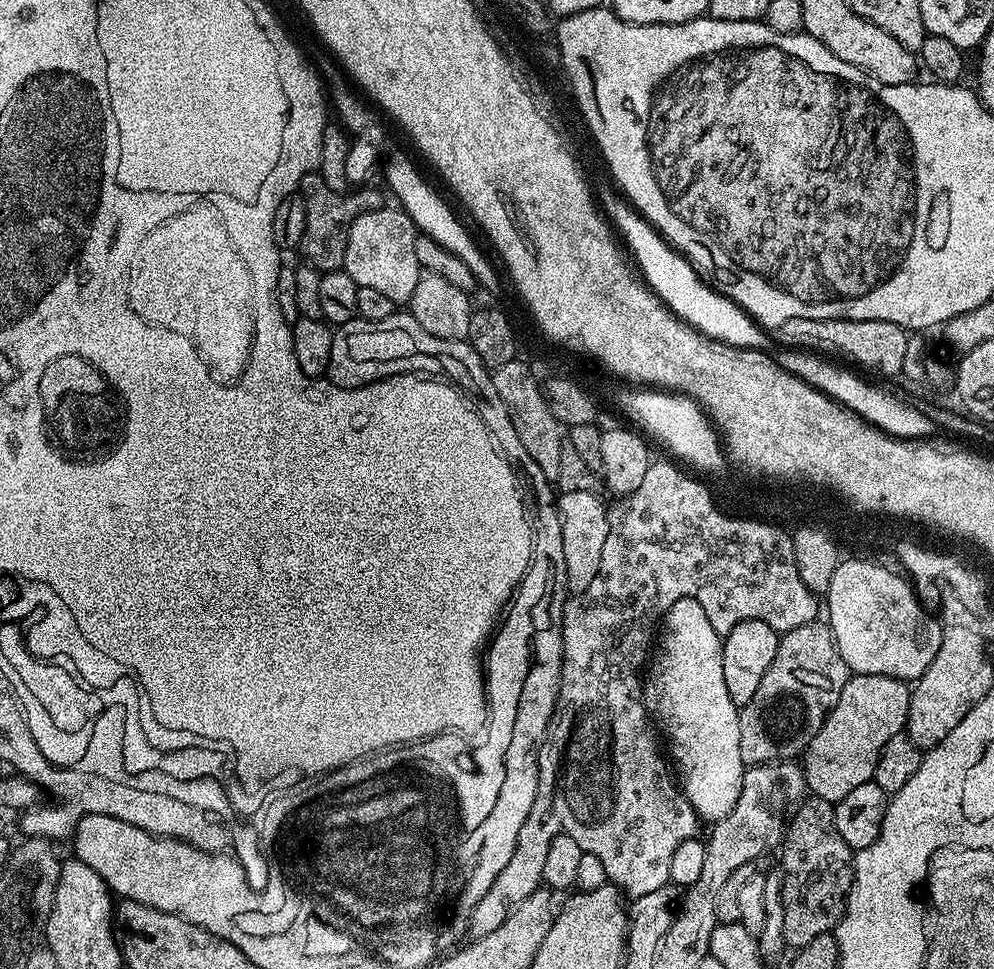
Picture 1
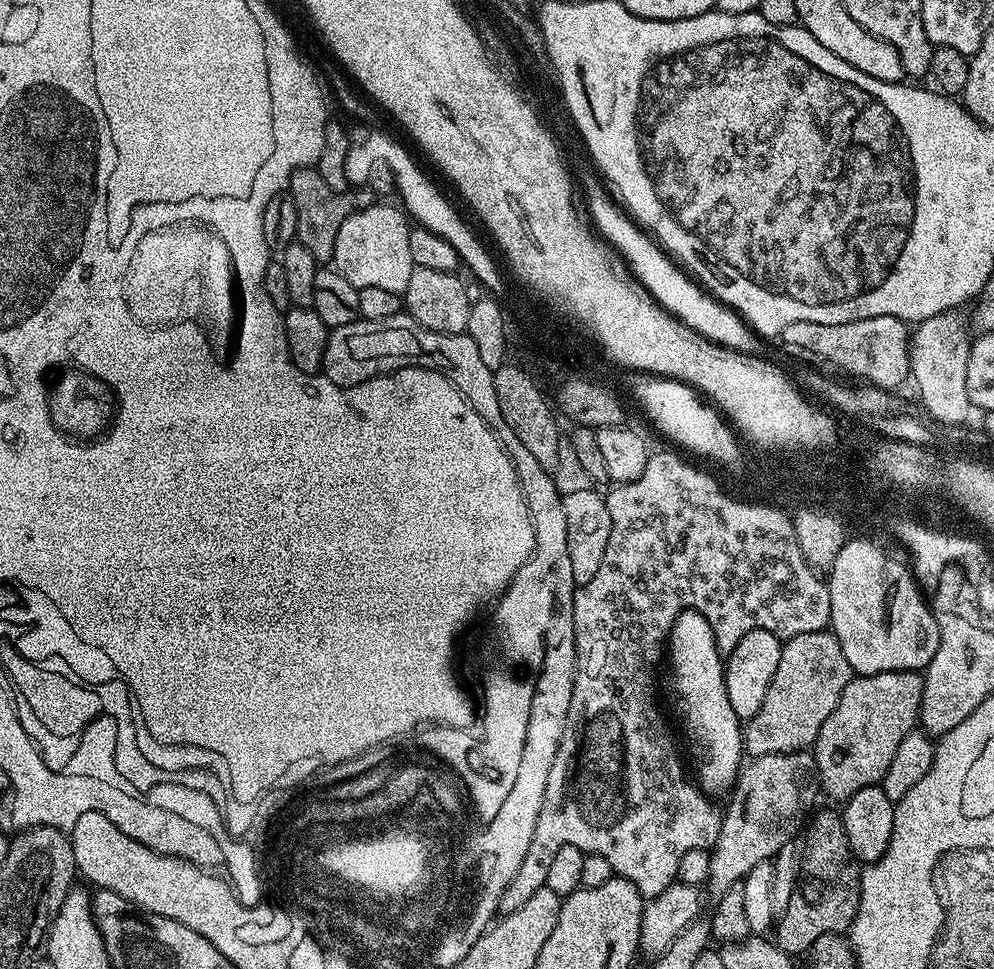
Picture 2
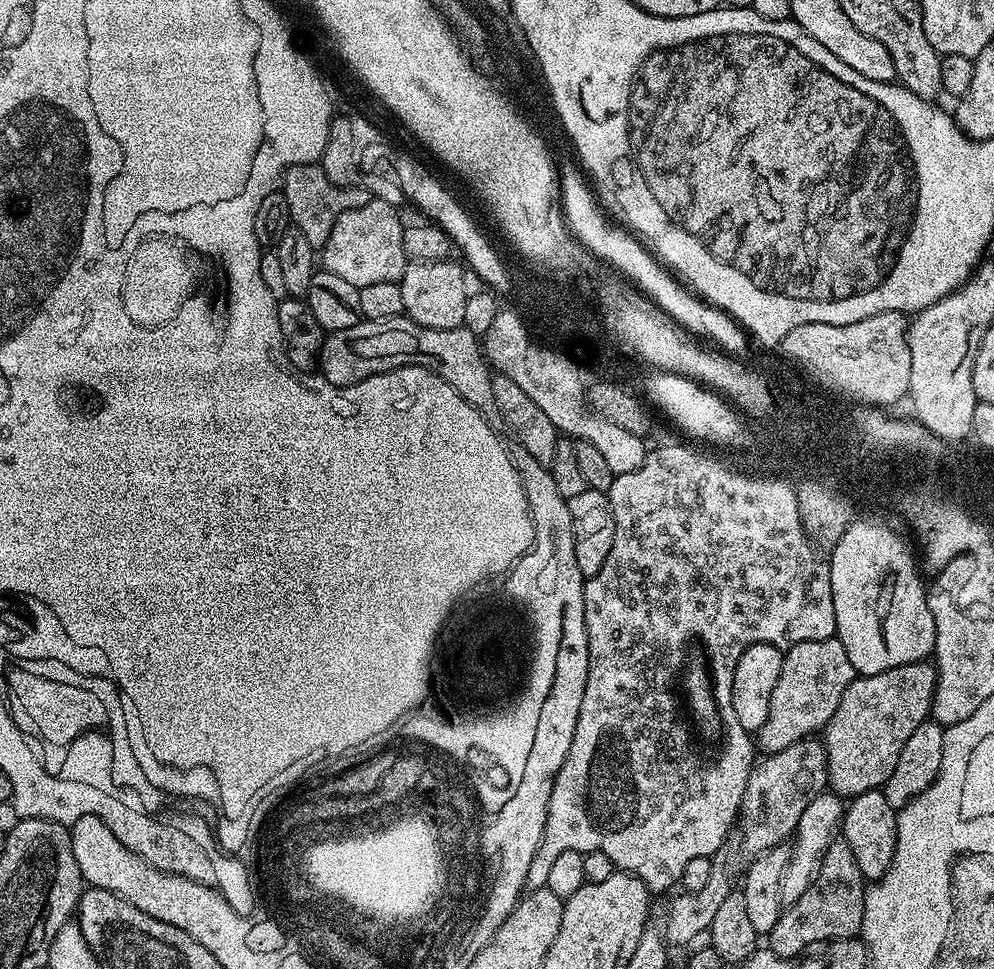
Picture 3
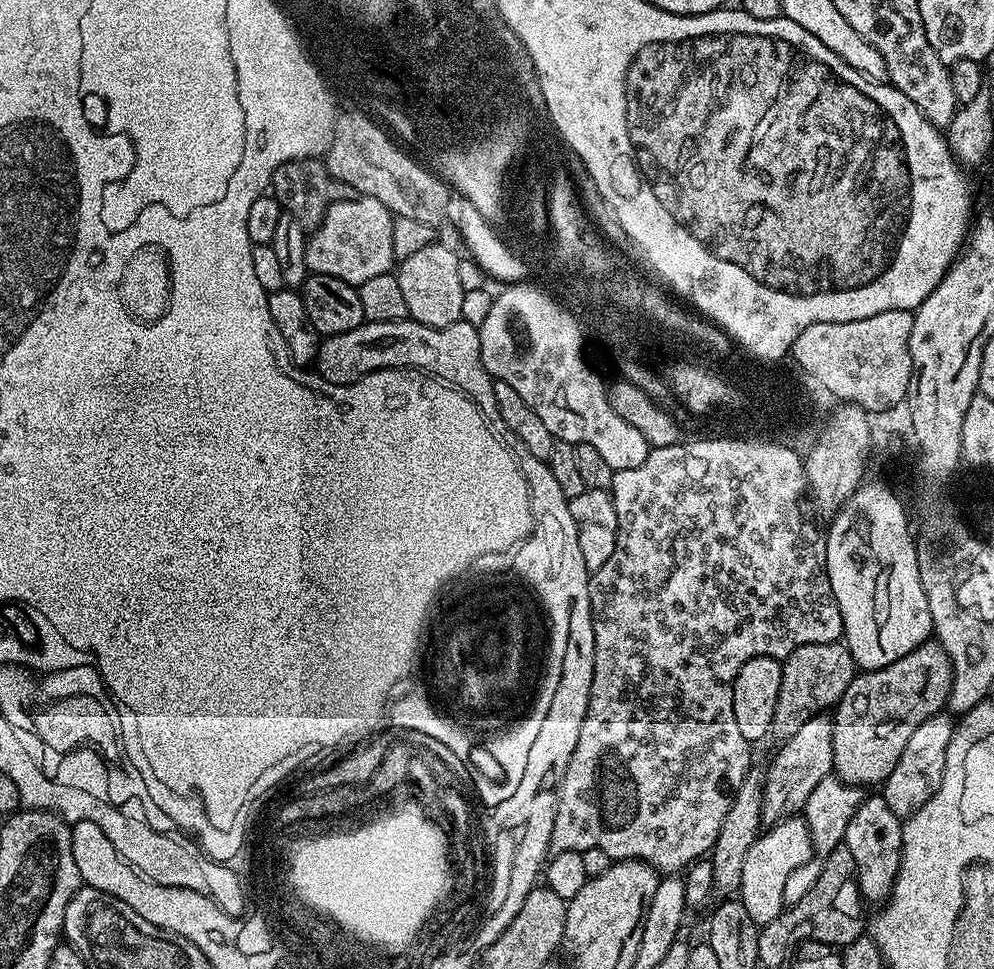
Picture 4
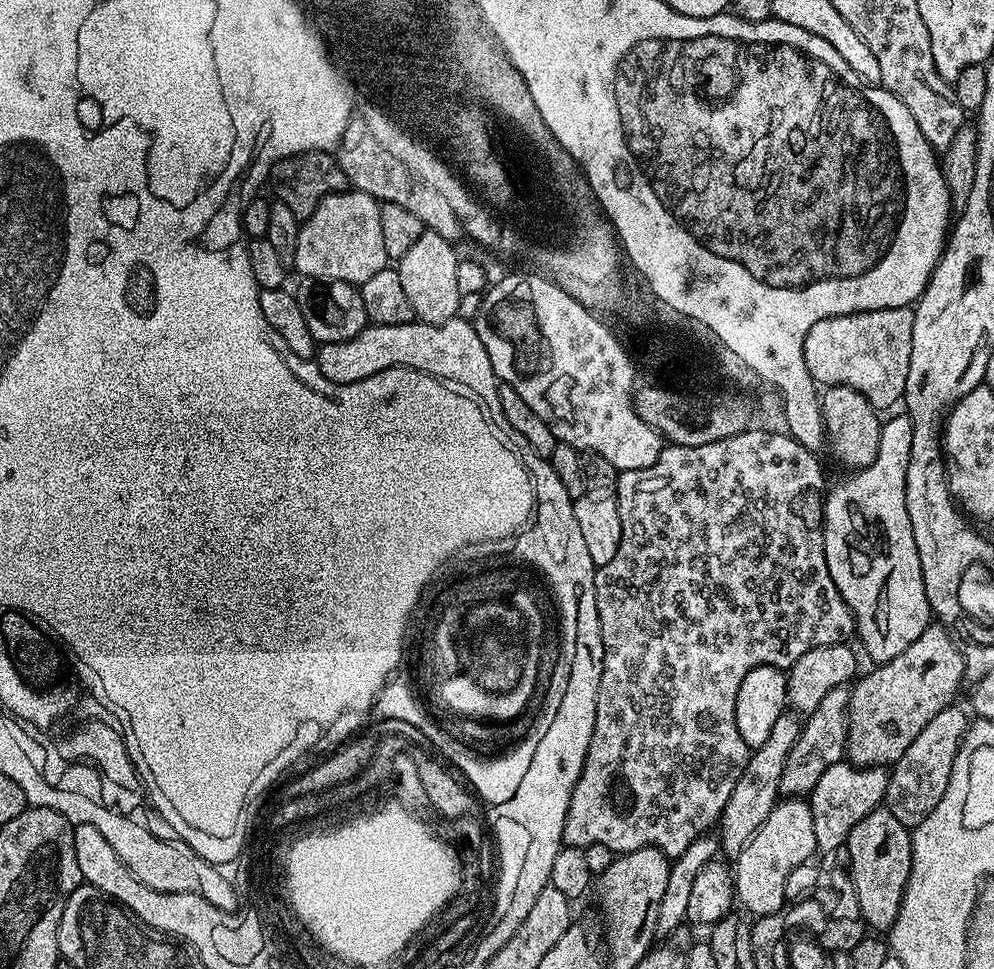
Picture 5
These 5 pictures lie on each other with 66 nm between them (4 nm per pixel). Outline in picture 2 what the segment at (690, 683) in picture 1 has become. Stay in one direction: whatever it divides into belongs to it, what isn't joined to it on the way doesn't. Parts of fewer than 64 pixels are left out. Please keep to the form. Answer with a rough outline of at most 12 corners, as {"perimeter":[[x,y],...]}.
{"perimeter":[[700,612],[666,641],[705,793],[727,793],[745,755],[725,661]]}

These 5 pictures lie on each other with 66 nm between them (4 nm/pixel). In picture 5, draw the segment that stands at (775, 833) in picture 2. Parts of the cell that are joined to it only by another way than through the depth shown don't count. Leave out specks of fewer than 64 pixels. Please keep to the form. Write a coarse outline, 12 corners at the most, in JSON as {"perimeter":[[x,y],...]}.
{"perimeter":[[847,687],[803,721],[780,796],[804,798],[848,747]]}

